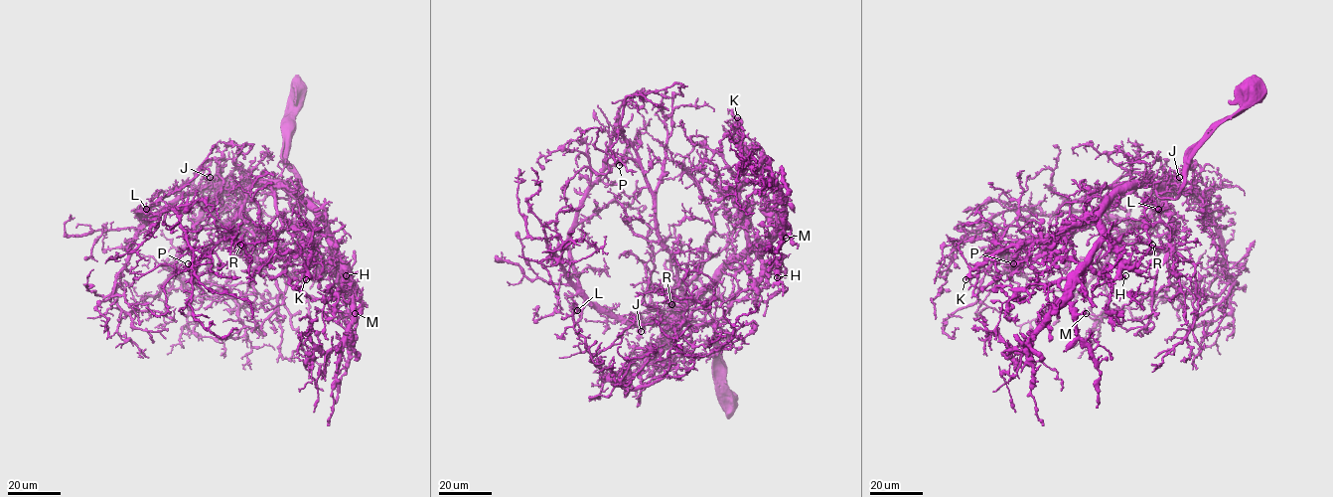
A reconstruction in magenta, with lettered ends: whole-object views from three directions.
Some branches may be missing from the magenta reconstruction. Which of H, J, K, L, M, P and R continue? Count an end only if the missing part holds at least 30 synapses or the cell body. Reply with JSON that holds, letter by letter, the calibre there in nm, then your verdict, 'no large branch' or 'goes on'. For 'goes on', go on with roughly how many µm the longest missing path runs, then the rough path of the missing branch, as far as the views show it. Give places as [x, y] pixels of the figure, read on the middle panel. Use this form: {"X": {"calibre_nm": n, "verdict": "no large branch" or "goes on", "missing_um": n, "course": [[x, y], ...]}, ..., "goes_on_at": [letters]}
{"H": {"calibre_nm": 360, "verdict": "goes on", "missing_um": 15, "course": [[777, 277], [778, 291], [774, 295], [769, 294]]}, "J": {"calibre_nm": 170, "verdict": "no large branch"}, "K": {"calibre_nm": 400, "verdict": "no large branch"}, "L": {"calibre_nm": 110, "verdict": "no large branch"}, "M": {"calibre_nm": 460, "verdict": "no large branch"}, "P": {"calibre_nm": 140, "verdict": "no large branch"}, "R": {"calibre_nm": 150, "verdict": "no large branch"}, "goes_on_at": ["H"]}

